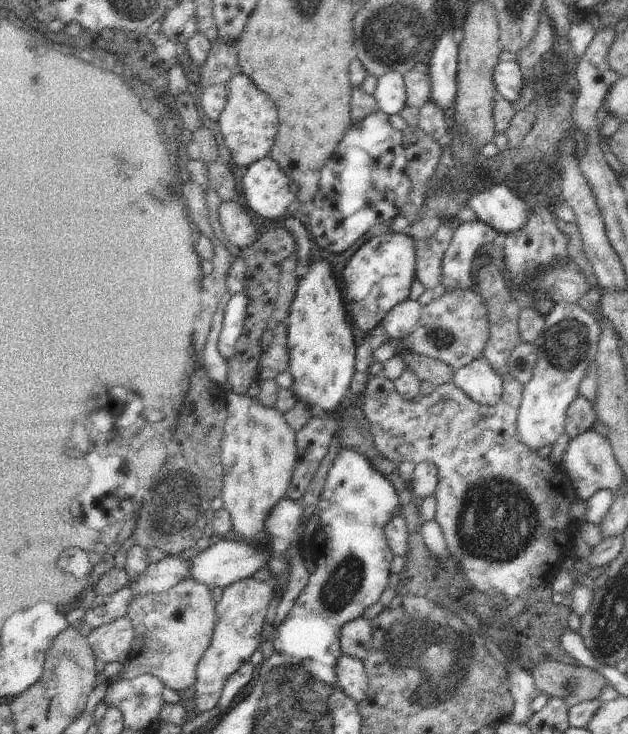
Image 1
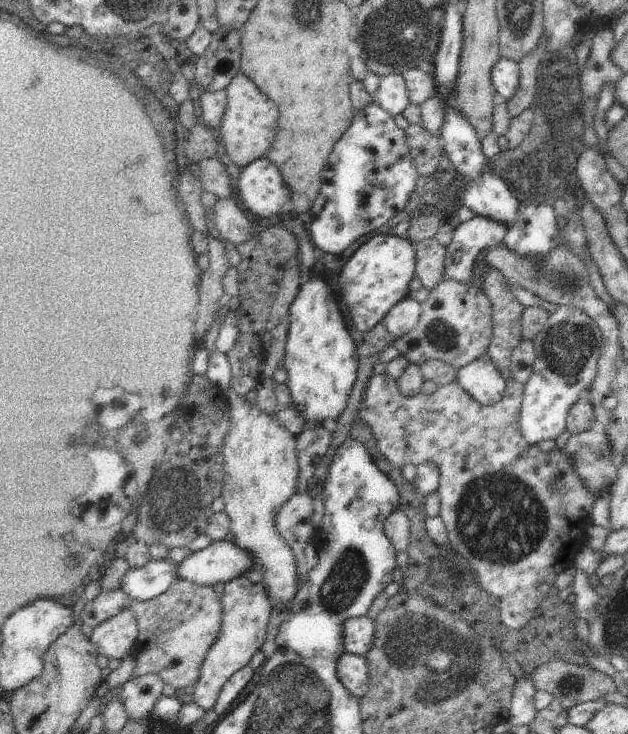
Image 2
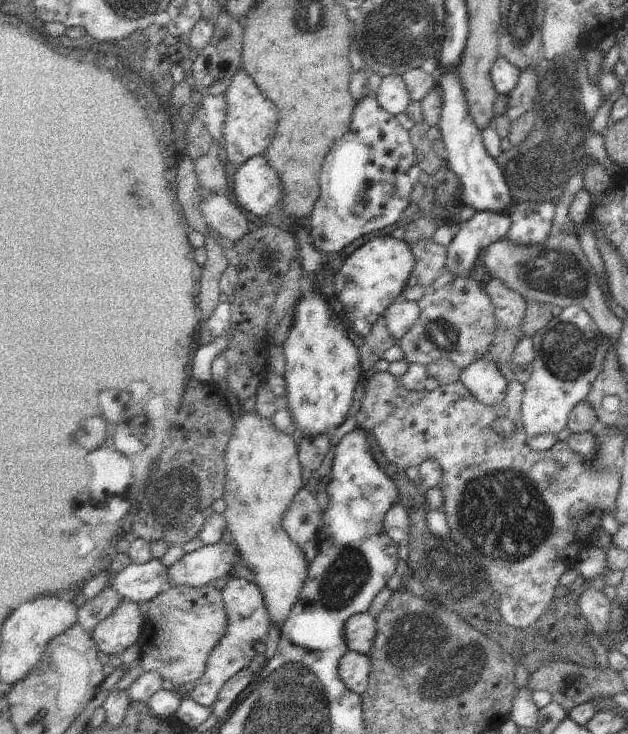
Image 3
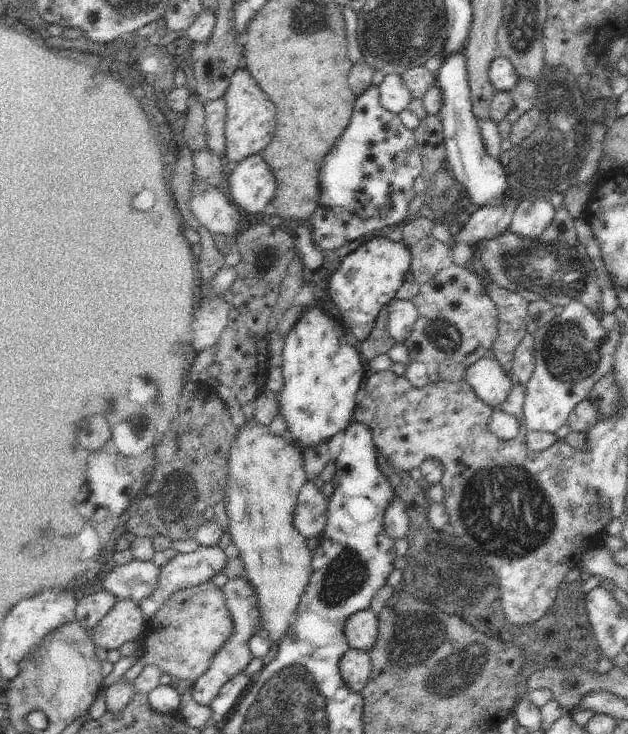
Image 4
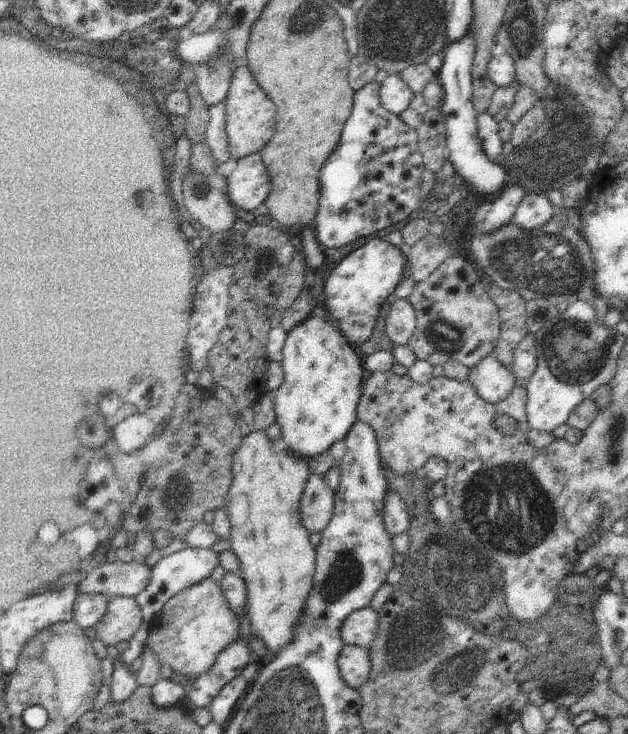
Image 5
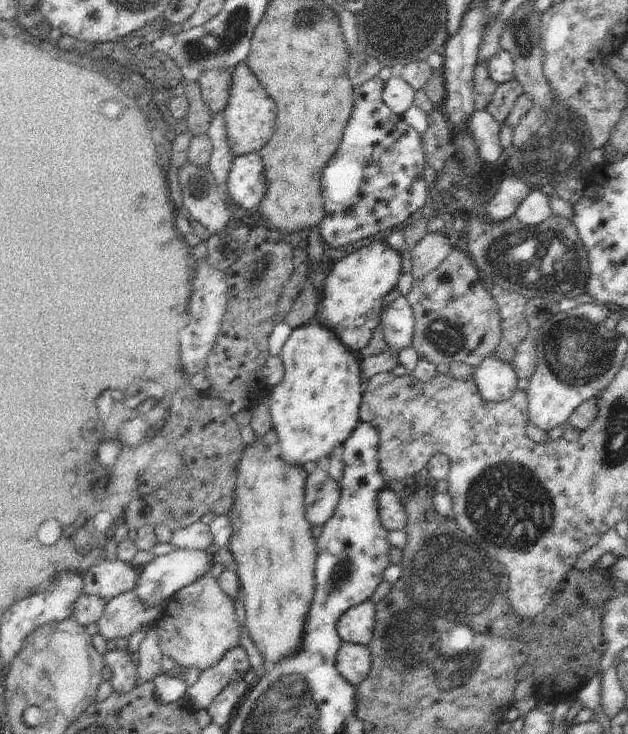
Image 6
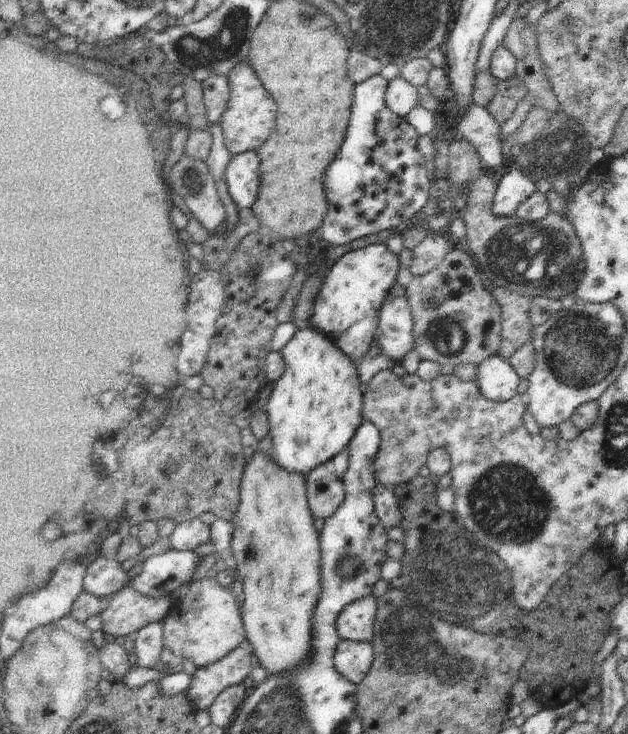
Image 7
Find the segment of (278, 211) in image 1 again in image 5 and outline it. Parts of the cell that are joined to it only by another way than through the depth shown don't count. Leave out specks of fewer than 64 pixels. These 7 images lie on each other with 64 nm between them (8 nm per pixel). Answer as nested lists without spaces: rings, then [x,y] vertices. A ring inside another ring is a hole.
[[[261,151],[237,160],[228,168],[226,196],[245,215],[251,216],[252,210],[266,202],[270,192],[270,174]]]

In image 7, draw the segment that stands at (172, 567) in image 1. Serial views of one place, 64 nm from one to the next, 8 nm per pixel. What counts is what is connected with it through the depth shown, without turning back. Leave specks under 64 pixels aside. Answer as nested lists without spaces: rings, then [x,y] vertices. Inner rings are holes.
[[[101,554],[87,565],[83,590],[107,600],[128,587],[130,580],[132,578],[120,562]]]

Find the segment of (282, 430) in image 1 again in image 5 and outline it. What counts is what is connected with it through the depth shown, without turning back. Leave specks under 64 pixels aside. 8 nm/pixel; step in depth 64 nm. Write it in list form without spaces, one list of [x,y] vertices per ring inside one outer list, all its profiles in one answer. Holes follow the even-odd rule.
[[[251,430],[242,438],[240,446],[232,454],[232,484],[227,492],[230,504],[226,510],[231,524],[231,550],[240,560],[238,572],[248,586],[246,612],[252,627],[251,634],[264,641],[265,651],[270,651],[276,657],[293,642],[298,618],[304,612],[308,594],[312,590],[315,548],[310,543],[311,534],[300,522],[304,488],[312,475],[308,461],[288,450],[276,452],[274,442],[264,430]]]

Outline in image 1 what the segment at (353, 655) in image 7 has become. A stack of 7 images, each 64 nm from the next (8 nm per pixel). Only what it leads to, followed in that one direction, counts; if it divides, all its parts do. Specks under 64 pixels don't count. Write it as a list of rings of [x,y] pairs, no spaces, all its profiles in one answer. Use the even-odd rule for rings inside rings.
[[[342,655],[336,664],[336,678],[340,688],[354,702],[362,702],[369,688],[369,678],[363,660]]]

